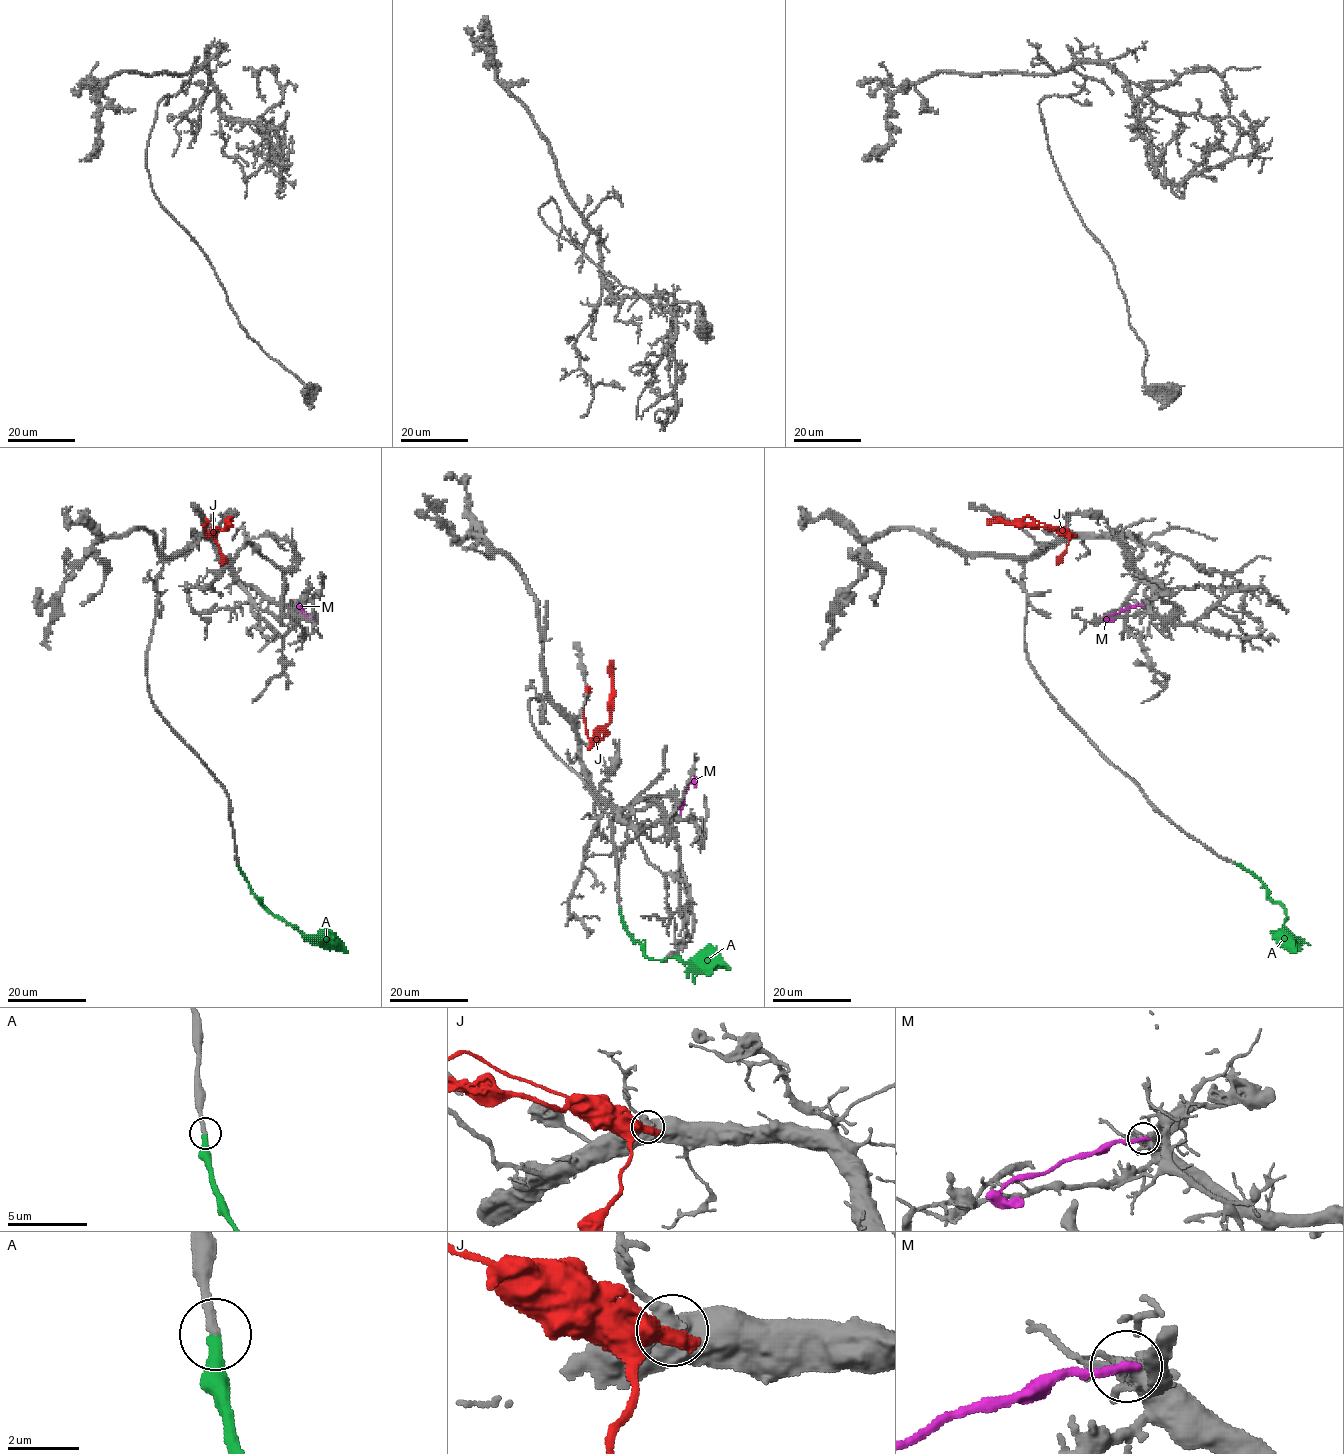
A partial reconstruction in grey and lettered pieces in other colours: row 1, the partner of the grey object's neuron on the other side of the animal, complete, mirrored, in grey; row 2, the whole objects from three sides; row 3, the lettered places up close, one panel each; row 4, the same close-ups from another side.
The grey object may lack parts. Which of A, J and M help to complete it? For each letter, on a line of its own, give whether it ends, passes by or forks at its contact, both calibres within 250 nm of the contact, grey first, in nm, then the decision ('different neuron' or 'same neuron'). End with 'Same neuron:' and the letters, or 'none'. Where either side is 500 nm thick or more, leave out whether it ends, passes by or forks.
A: it ends; calibres 240 and 340 nm; same neuron
J: calibres 320 and 600 nm; different neuron
M: it ends; calibres 440 and 280 nm; different neuron
Same neuron: A

